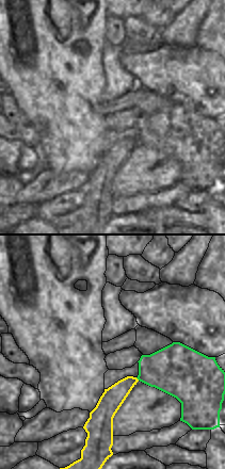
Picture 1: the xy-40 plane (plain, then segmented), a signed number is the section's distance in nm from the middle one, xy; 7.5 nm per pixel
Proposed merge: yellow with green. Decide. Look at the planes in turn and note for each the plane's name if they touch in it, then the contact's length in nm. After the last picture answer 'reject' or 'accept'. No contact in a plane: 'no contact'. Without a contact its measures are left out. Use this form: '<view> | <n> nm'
xy-40 | 40 nm

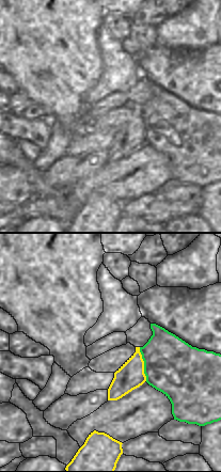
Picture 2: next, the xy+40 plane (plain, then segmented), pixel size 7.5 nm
xy+40 | 260 nm

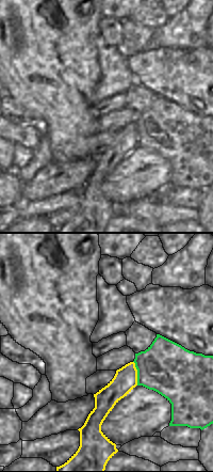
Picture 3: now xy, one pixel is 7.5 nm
xy | 190 nm

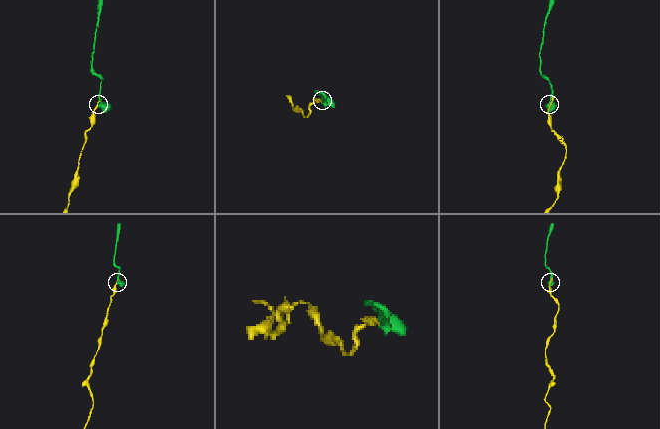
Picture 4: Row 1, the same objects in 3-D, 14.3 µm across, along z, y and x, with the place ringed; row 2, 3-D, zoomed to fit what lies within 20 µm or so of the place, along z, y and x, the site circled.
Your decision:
accept

